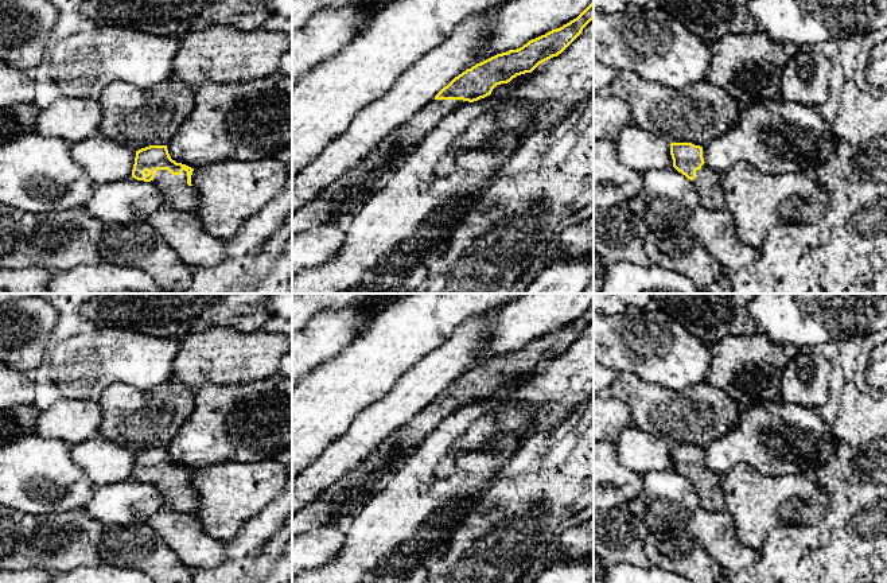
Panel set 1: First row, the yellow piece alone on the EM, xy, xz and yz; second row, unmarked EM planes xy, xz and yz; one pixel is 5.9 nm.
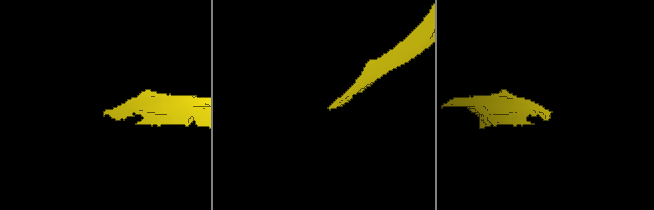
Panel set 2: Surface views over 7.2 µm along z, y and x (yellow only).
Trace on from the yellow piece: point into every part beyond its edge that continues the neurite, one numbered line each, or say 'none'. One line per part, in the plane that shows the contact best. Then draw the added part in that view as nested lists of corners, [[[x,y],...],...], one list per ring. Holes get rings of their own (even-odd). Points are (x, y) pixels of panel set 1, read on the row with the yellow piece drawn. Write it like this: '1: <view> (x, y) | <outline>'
1: xy (178, 194) | [[[157,170],[149,182],[157,186],[166,198],[166,206],[183,211],[194,211],[199,205],[198,191],[187,184],[187,172],[172,175],[168,170]]]

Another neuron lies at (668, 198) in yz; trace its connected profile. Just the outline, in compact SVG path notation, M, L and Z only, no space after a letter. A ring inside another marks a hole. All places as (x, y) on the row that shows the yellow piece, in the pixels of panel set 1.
M674 167L642 172L642 190L626 206L639 217L654 236L684 233L700 206L690 179Z

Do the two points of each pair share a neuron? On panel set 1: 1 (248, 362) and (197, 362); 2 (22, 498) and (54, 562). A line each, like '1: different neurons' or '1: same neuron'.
1: same neuron
2: different neurons

